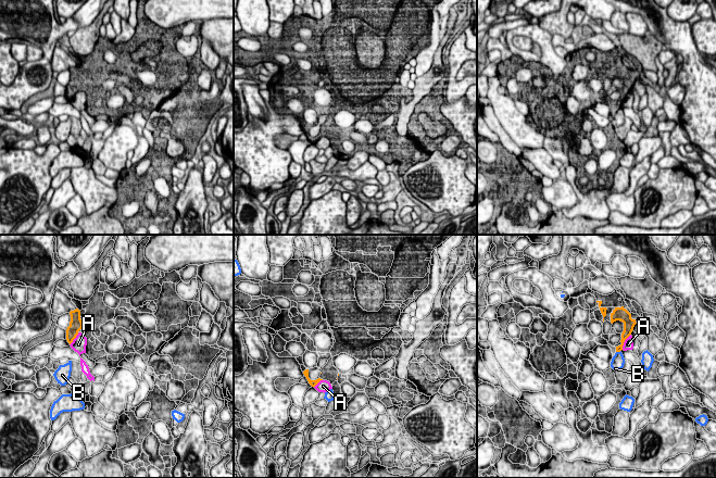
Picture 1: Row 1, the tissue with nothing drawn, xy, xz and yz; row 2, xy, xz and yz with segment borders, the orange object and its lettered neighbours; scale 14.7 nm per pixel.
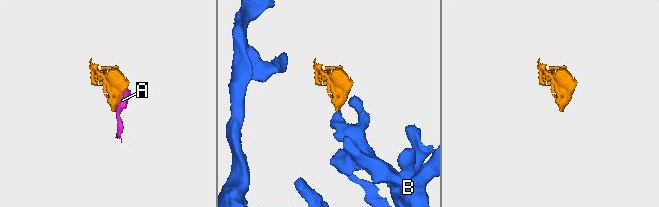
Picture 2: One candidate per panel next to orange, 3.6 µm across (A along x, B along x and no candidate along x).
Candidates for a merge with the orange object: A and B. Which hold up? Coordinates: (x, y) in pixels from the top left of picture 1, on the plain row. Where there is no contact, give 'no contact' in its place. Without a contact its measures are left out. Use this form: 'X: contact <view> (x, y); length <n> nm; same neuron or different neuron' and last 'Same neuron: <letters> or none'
A: contact yz (624, 98); length 280 nm; different neuron
B: contact yz (618, 108); length 90 nm; different neuron
Same neuron: none

